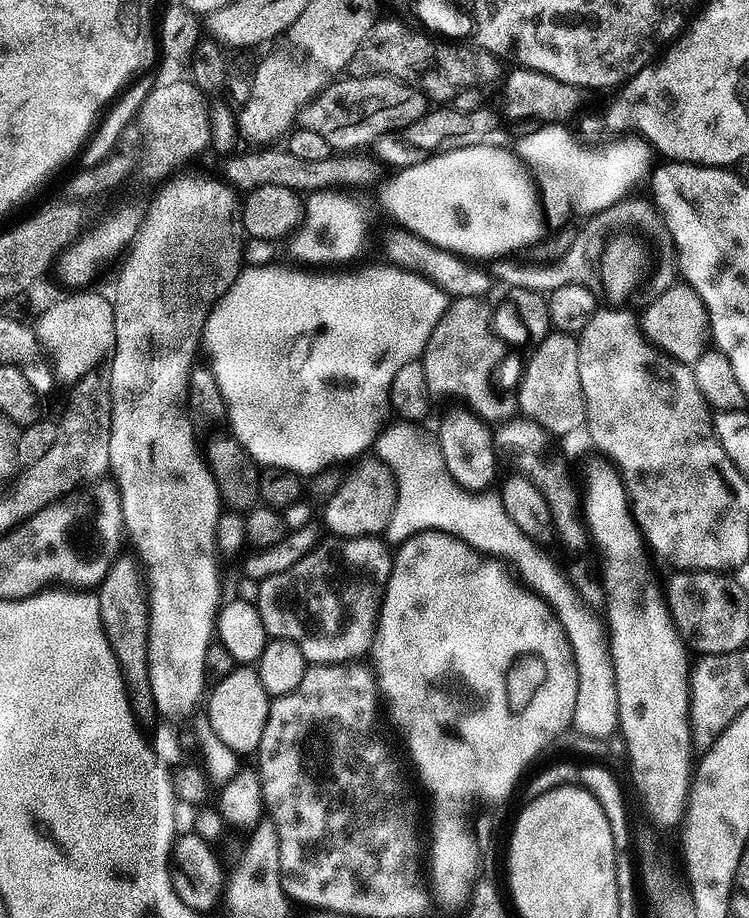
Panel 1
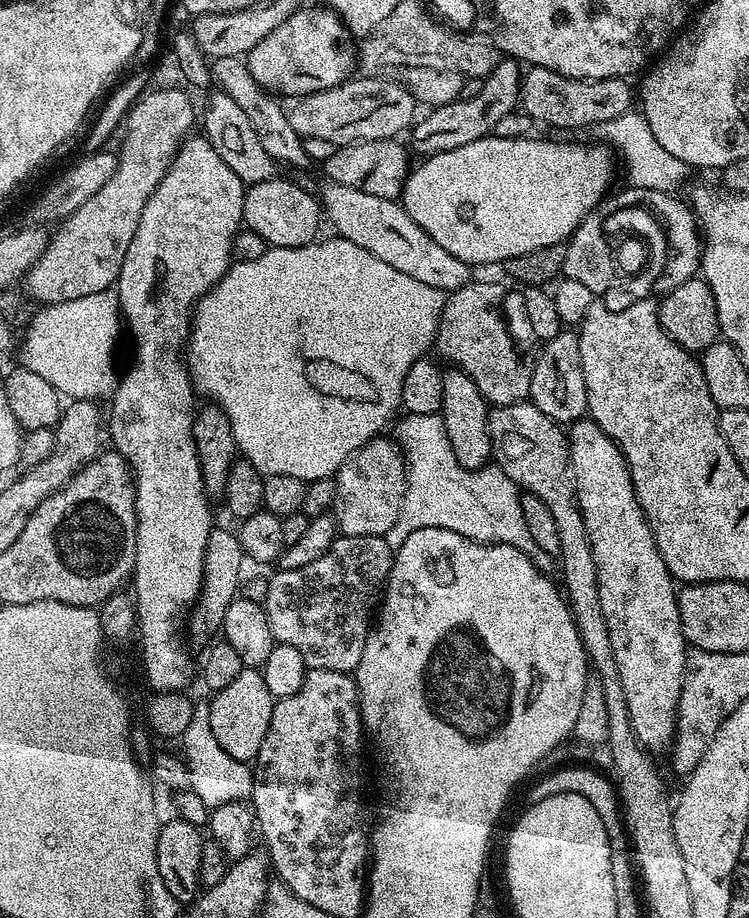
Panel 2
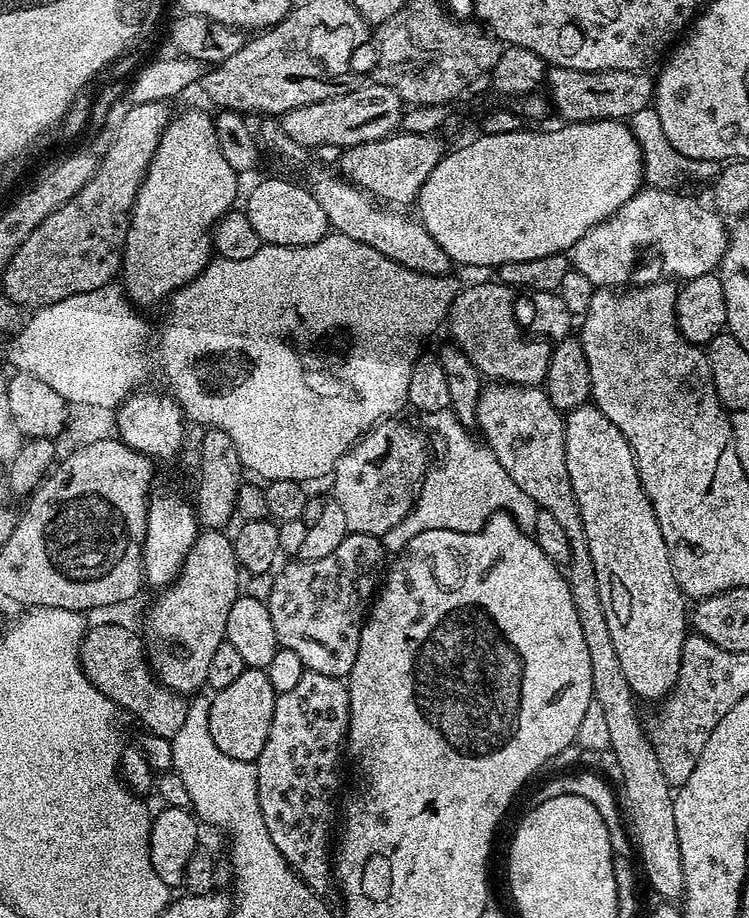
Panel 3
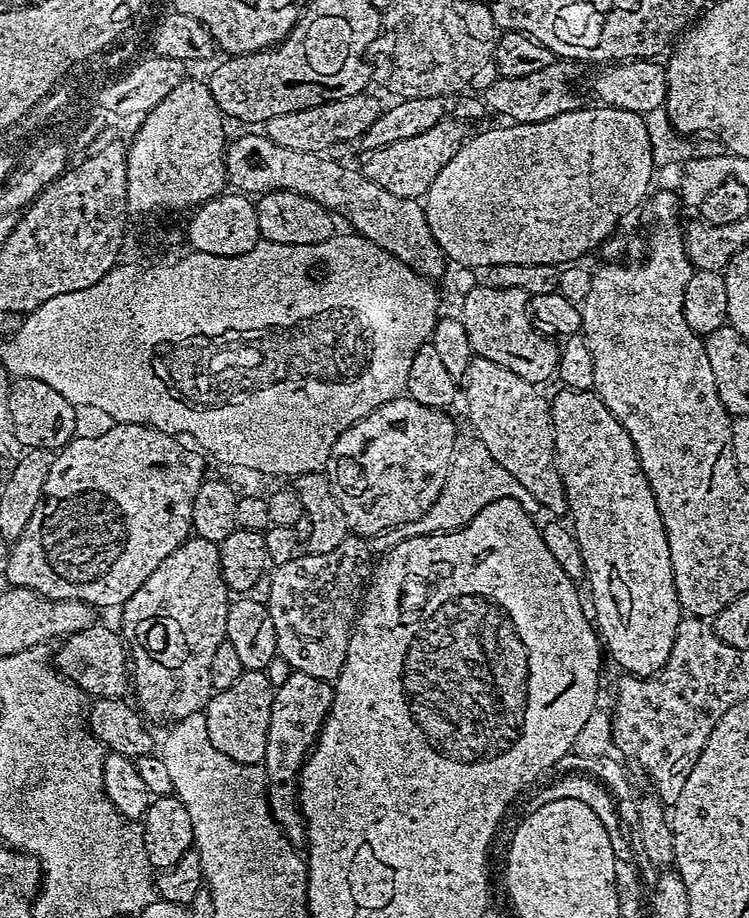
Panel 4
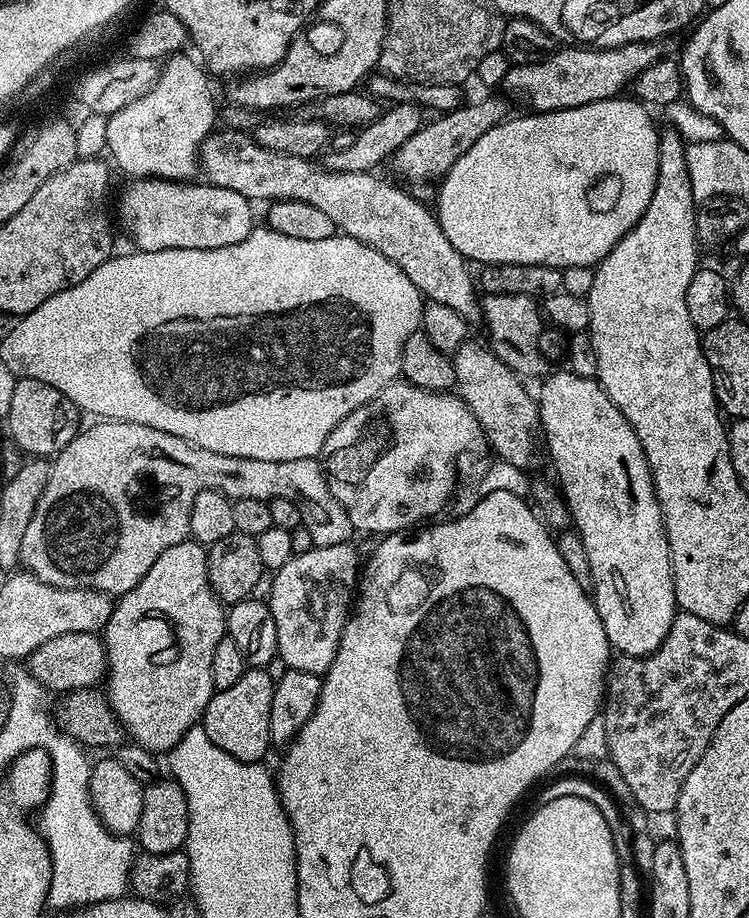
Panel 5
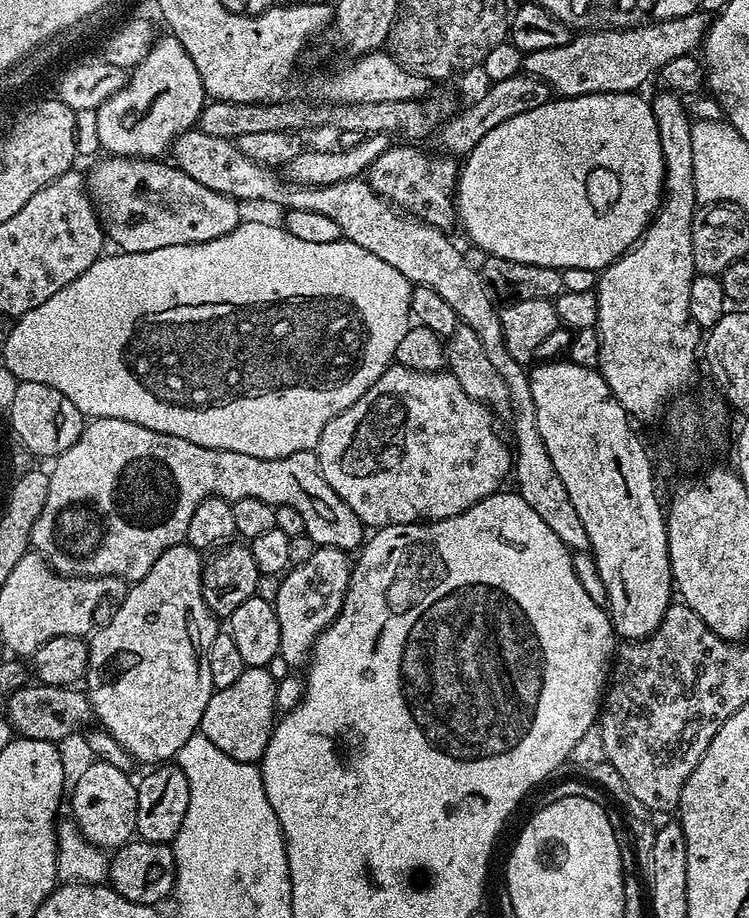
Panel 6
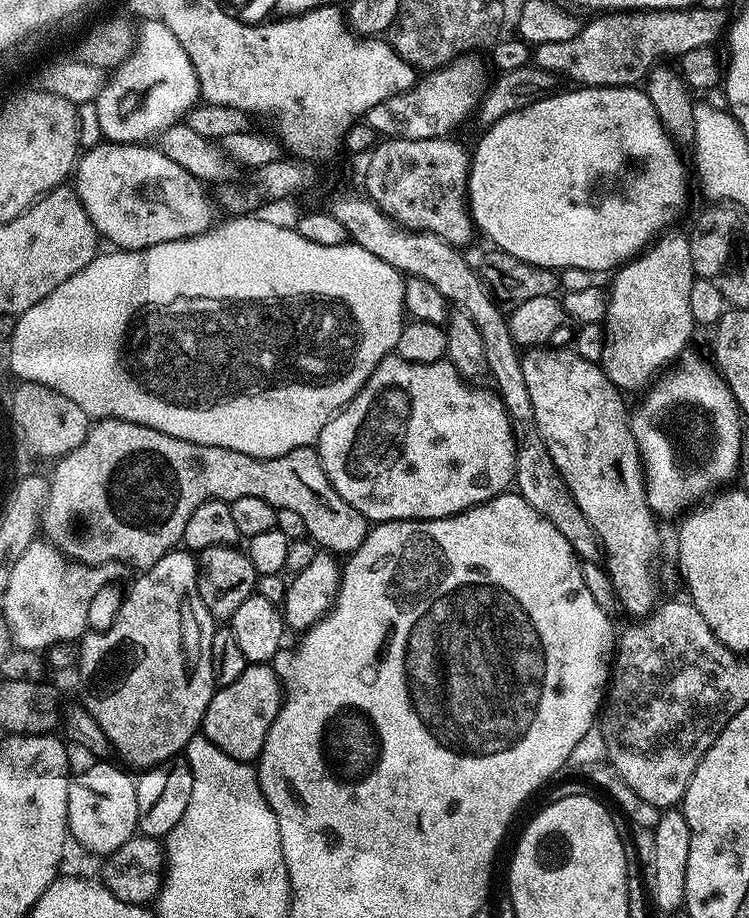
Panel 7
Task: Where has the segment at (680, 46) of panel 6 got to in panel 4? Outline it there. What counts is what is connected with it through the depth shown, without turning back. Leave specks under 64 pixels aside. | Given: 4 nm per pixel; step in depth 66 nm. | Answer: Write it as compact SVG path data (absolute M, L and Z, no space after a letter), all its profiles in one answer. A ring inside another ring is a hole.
M557 59L550 66L528 74L523 78L504 78L498 76L493 86L482 93L485 106L502 115L505 119L518 124L533 124L534 122L549 121L565 112L573 112L581 107L582 100L569 90L571 82L580 76L581 65L577 61Z

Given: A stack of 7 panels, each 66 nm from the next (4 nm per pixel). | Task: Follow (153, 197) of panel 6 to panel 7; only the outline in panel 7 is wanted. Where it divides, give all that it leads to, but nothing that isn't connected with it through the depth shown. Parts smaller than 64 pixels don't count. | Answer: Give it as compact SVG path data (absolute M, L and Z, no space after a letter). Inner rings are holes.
M101 142L91 145L74 165L75 180L76 196L80 199L80 204L86 210L97 233L112 243L109 245L120 250L133 252L139 248L158 246L162 242L185 240L190 236L207 232L214 224L212 206L204 194L205 185L186 170L182 170L178 162L170 162L170 158L166 158L166 154L162 154L159 147L149 146L144 142L139 144Z

